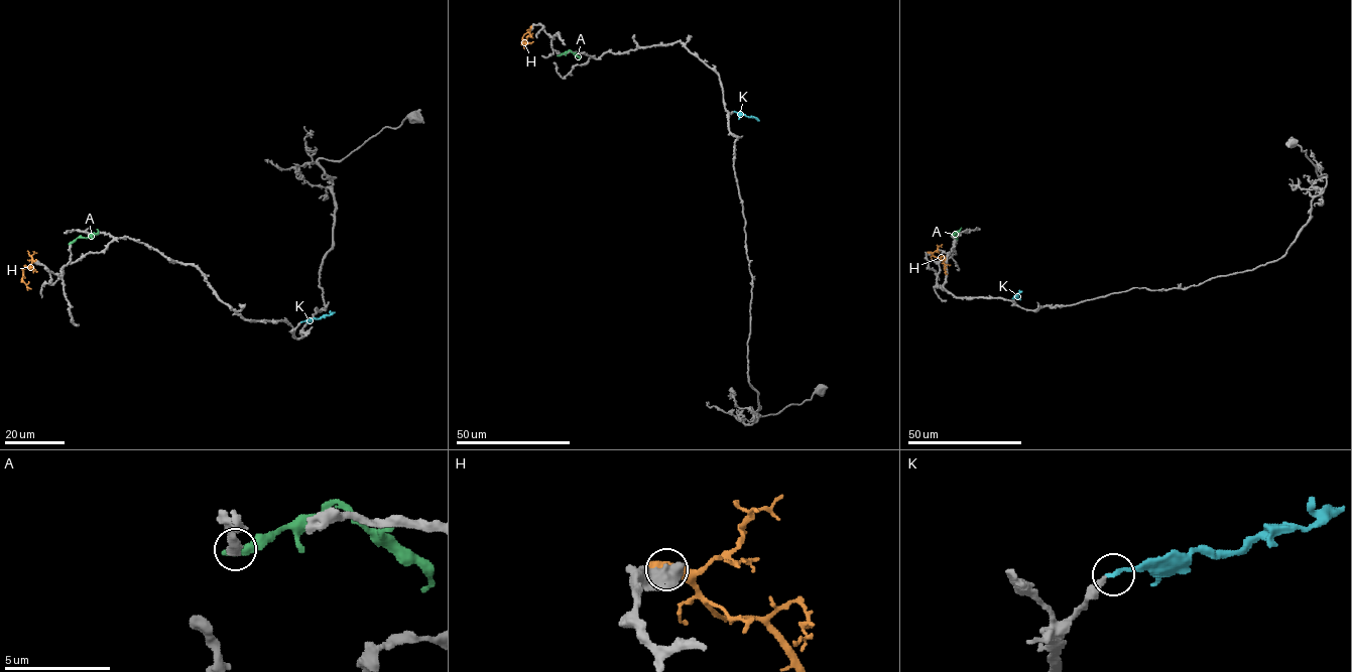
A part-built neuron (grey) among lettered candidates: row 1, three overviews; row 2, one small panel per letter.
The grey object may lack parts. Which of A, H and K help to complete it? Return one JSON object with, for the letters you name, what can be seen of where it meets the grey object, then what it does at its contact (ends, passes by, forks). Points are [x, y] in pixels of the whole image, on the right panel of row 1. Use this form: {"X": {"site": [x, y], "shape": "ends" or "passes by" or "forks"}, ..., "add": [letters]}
{"K": {"site": [1013, 298], "shape": "ends"}, "add": ["K"]}

